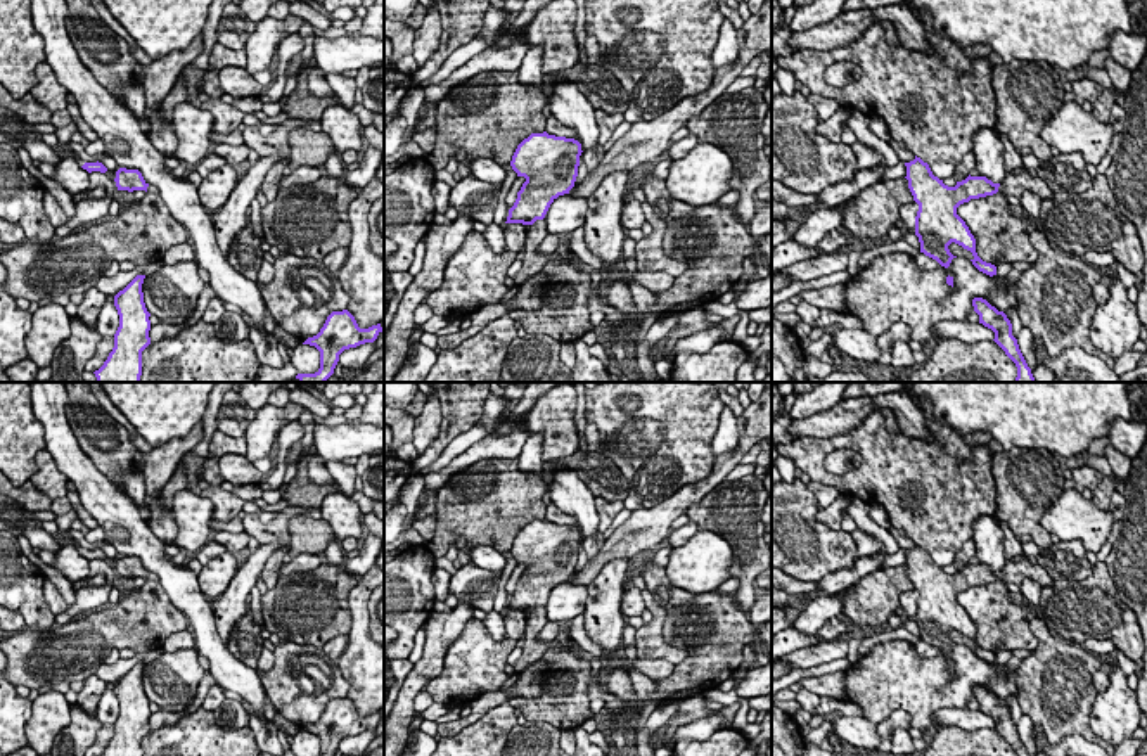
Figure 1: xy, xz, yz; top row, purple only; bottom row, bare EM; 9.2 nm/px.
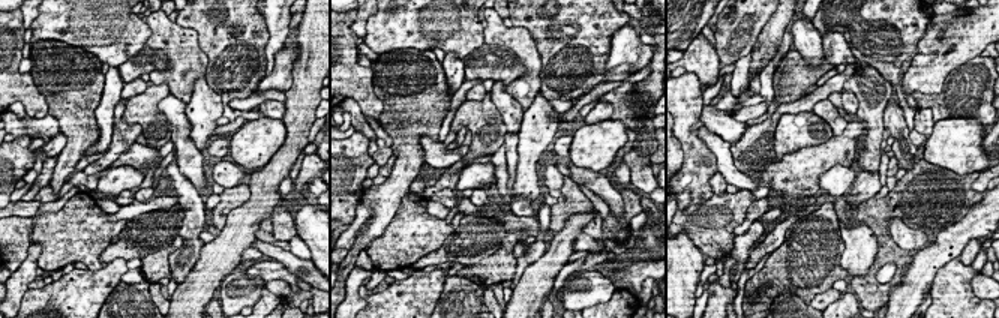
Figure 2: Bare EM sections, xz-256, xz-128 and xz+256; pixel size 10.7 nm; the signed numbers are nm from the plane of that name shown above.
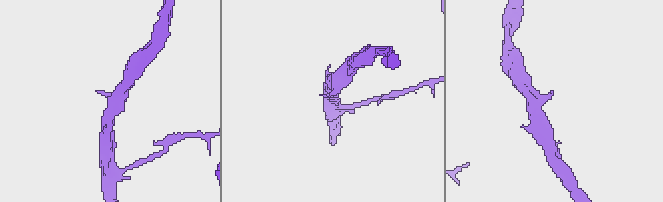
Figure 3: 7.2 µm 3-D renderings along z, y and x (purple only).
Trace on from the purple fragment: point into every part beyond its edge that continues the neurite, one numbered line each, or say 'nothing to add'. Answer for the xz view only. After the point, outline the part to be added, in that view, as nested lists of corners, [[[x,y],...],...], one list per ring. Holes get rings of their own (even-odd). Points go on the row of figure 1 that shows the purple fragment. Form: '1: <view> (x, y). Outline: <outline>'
1: xz (533, 262). Outline: [[[536,220],[528,230],[526,230],[526,242],[524,242],[524,258],[522,266],[514,277],[514,284],[519,289],[524,280],[538,273],[550,259],[555,258],[555,253],[552,254],[540,254],[536,247],[541,244],[541,240],[547,235],[545,220]]]

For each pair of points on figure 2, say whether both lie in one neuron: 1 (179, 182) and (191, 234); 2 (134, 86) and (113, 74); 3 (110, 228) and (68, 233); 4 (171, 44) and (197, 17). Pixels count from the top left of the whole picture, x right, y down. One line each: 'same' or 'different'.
1: same
2: different
3: same
4: different

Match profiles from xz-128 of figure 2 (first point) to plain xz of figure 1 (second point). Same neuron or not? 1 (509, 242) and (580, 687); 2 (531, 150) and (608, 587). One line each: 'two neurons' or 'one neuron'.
1: one neuron
2: one neuron

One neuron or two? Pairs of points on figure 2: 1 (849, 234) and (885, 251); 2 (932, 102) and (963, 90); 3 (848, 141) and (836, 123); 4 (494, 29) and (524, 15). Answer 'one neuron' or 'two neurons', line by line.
1: two neurons
2: one neuron
3: two neurons
4: two neurons

